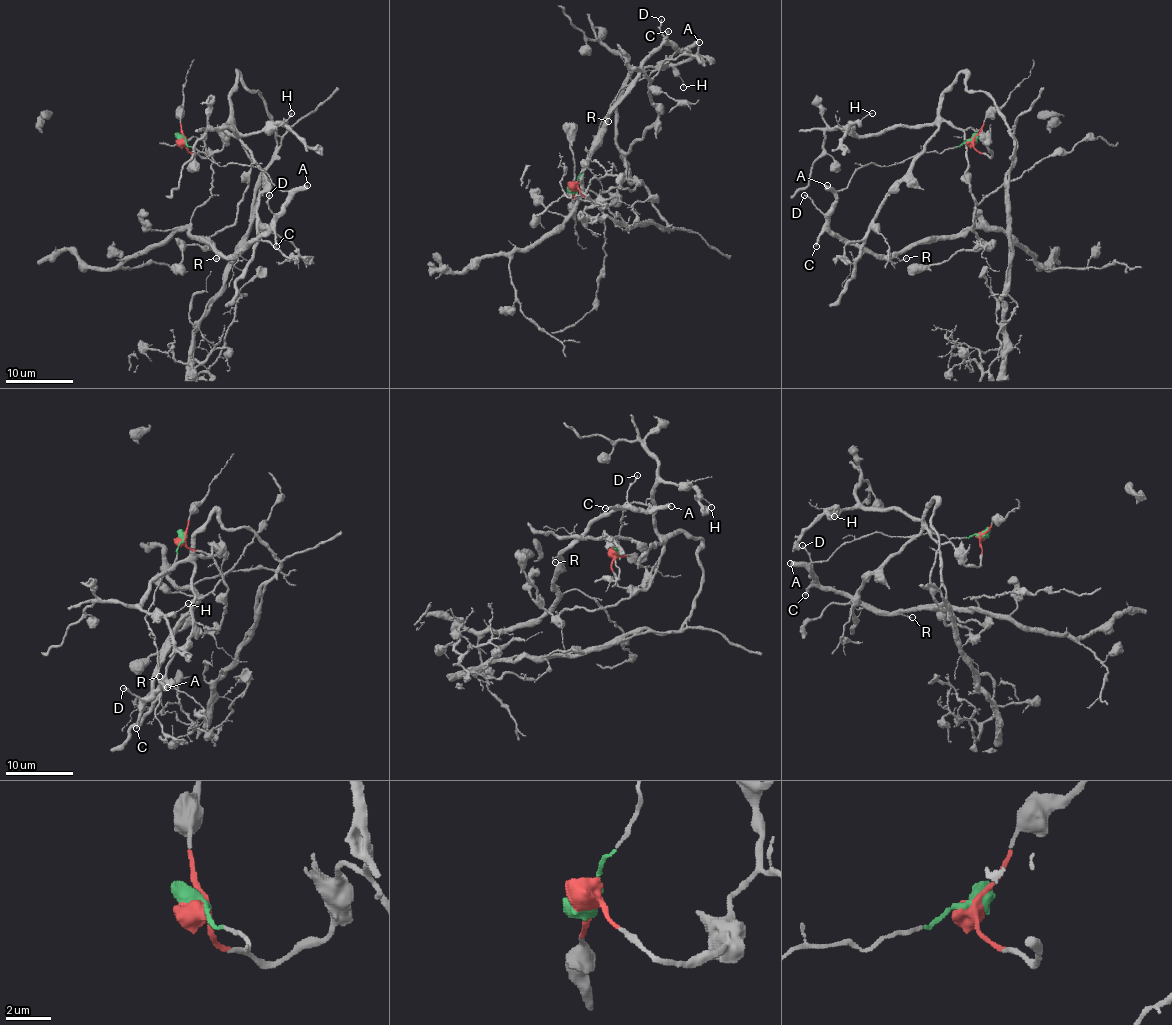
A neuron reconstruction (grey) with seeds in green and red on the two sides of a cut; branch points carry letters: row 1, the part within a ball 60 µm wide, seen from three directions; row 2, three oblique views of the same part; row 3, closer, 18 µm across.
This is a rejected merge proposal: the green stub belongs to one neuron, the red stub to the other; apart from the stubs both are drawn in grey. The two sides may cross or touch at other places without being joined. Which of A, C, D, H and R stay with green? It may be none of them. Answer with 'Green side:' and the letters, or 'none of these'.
Green side: A, C, D, R

